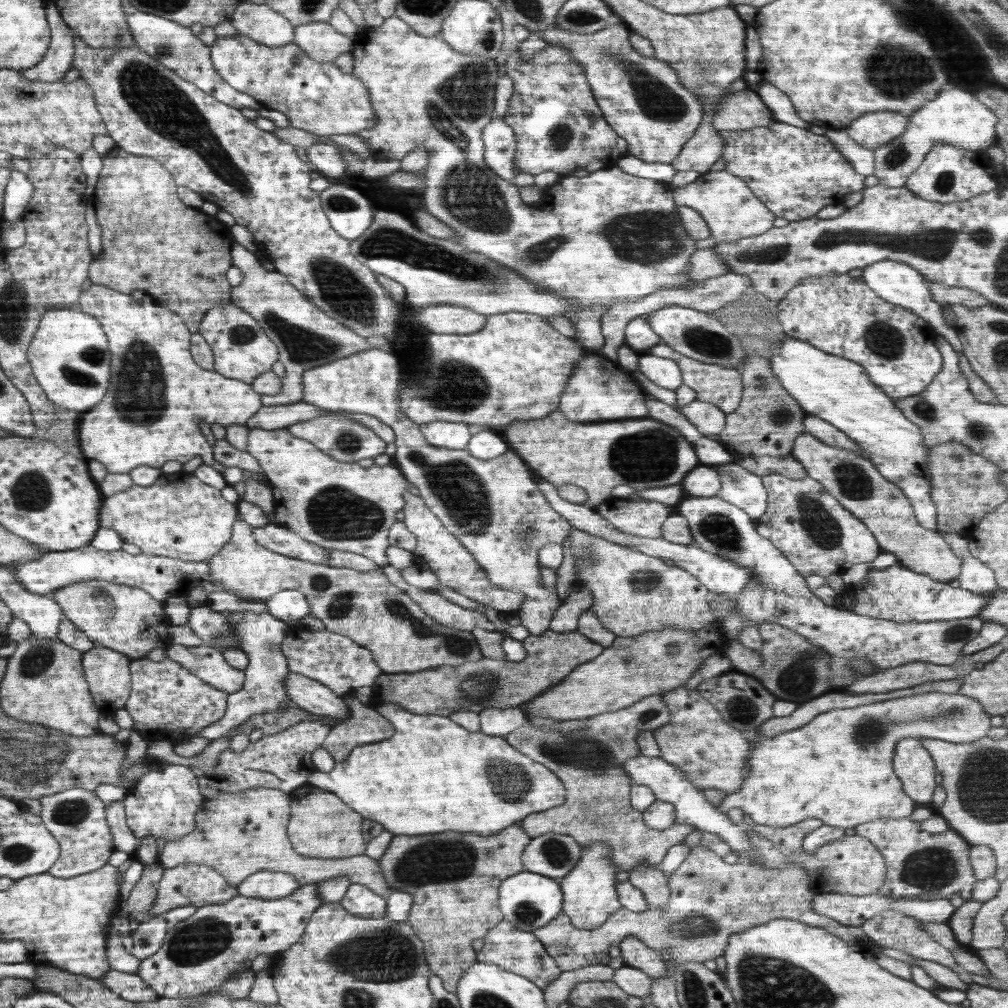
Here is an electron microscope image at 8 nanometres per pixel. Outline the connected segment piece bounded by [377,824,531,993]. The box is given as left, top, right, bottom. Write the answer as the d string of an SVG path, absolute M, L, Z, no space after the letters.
M520 824L508 826L505 830L489 836L454 832L414 837L394 835L386 852L377 860L377 865L392 892L402 891L414 899L407 923L423 942L429 970L441 978L448 992L455 992L459 978L477 961L477 952L472 949L472 942L483 938L493 926L505 919L498 905L498 887L506 878L525 870L521 856L530 841Z

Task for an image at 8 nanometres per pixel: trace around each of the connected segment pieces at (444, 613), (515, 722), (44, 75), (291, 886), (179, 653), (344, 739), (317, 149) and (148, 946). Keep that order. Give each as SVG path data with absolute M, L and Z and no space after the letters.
M386 565L382 568L390 584L403 590L420 608L431 616L438 624L457 628L458 630L472 631L475 628L496 631L496 627L488 617L480 611L466 609L442 597L434 590L422 590L408 584L401 575L401 569Z
M491 708L479 714L479 731L488 736L504 737L525 723L525 714L521 708Z
M57 5L47 6L49 26L52 28L52 43L40 64L23 69L22 76L32 82L57 82L73 66L75 60L75 42L71 27L61 18Z
M261 870L241 882L237 887L237 895L264 900L286 899L286 897L290 897L290 895L296 893L300 889L300 886L304 886L304 884L300 884L293 874L287 873L286 871Z
M171 644L166 648L166 656L220 690L234 692L244 684L244 669L230 666L222 650L214 646L204 644L186 647Z
M351 712L348 720L333 726L320 746L325 748L336 763L344 762L357 746L380 742L395 733L392 723L378 712Z
M321 141L306 148L310 162L325 177L340 178L347 171L347 162L333 142Z
M161 915L141 921L131 934L132 956L142 960L152 957L165 942L170 924Z

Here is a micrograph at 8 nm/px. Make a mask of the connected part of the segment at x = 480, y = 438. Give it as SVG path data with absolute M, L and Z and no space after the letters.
M492 428L474 429L466 449L474 458L480 460L498 458L509 450L502 433L492 431Z

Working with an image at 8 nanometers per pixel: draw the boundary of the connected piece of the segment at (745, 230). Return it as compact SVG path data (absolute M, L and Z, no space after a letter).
M714 168L701 173L694 182L680 188L673 188L673 197L678 207L693 208L702 215L717 244L764 234L774 227L773 222L777 218L761 200L758 200L743 178L734 176L726 169Z

